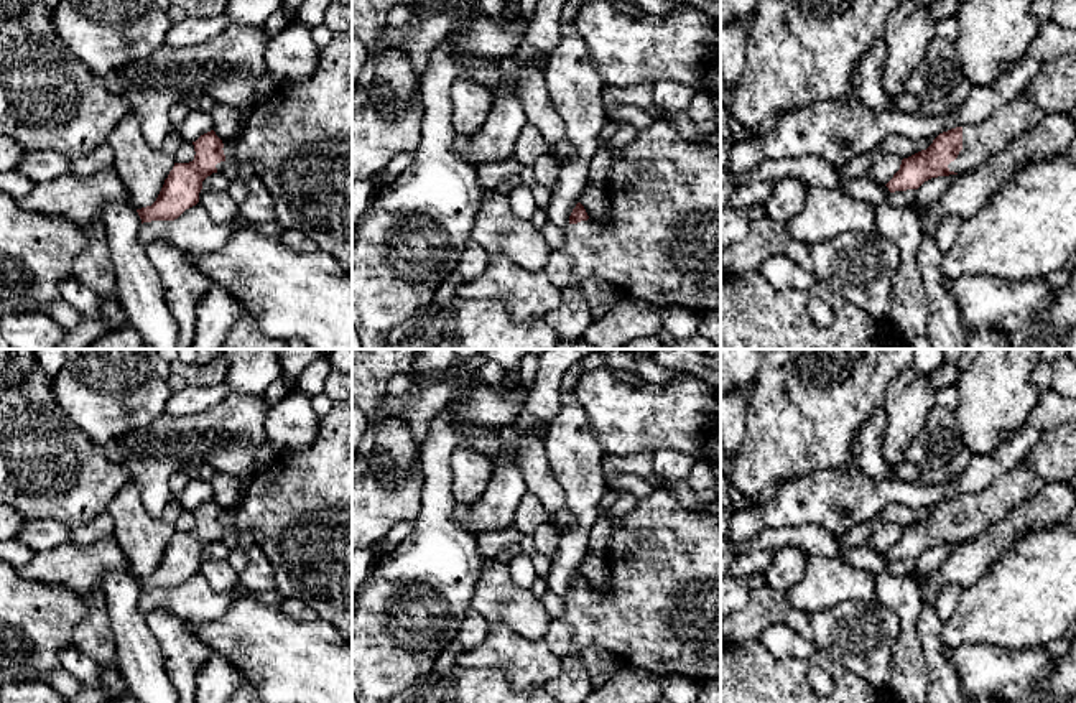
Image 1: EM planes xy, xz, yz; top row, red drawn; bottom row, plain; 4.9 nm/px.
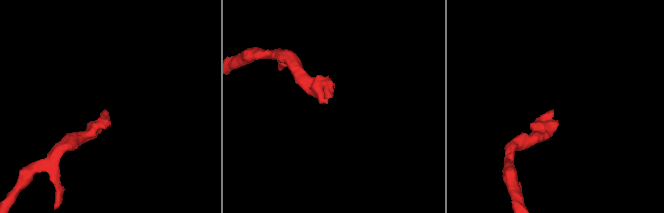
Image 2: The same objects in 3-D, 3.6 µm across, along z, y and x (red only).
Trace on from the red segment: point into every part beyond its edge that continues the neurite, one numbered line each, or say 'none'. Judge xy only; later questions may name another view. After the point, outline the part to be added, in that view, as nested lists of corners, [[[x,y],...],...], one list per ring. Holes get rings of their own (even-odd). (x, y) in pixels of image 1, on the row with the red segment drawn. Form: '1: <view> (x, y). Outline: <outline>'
1: xy (298, 140). Outline: [[[336,33],[327,46],[319,48],[319,68],[311,77],[301,82],[280,84],[273,94],[258,100],[243,117],[240,135],[232,142],[224,143],[222,150],[225,160],[216,165],[217,171],[230,163],[248,163],[273,198],[275,219],[280,222],[280,227],[295,229],[313,239],[319,252],[329,254],[342,270],[352,273],[352,33]]]

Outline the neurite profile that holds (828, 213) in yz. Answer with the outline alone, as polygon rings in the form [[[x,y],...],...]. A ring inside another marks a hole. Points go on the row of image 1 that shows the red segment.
[[[809,186],[800,214],[786,221],[786,229],[803,242],[818,244],[844,232],[874,232],[875,206],[852,198],[839,188]]]

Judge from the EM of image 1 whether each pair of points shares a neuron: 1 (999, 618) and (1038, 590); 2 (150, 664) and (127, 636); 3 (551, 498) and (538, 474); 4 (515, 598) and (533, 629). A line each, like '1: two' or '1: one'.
1: one
2: one
3: one
4: one

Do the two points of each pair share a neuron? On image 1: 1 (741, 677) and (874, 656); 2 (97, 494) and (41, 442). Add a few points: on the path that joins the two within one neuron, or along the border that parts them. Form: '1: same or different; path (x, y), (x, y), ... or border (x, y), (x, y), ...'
1: different; border (816, 649), (869, 680)
2: same; path (84, 481), (55, 455)

